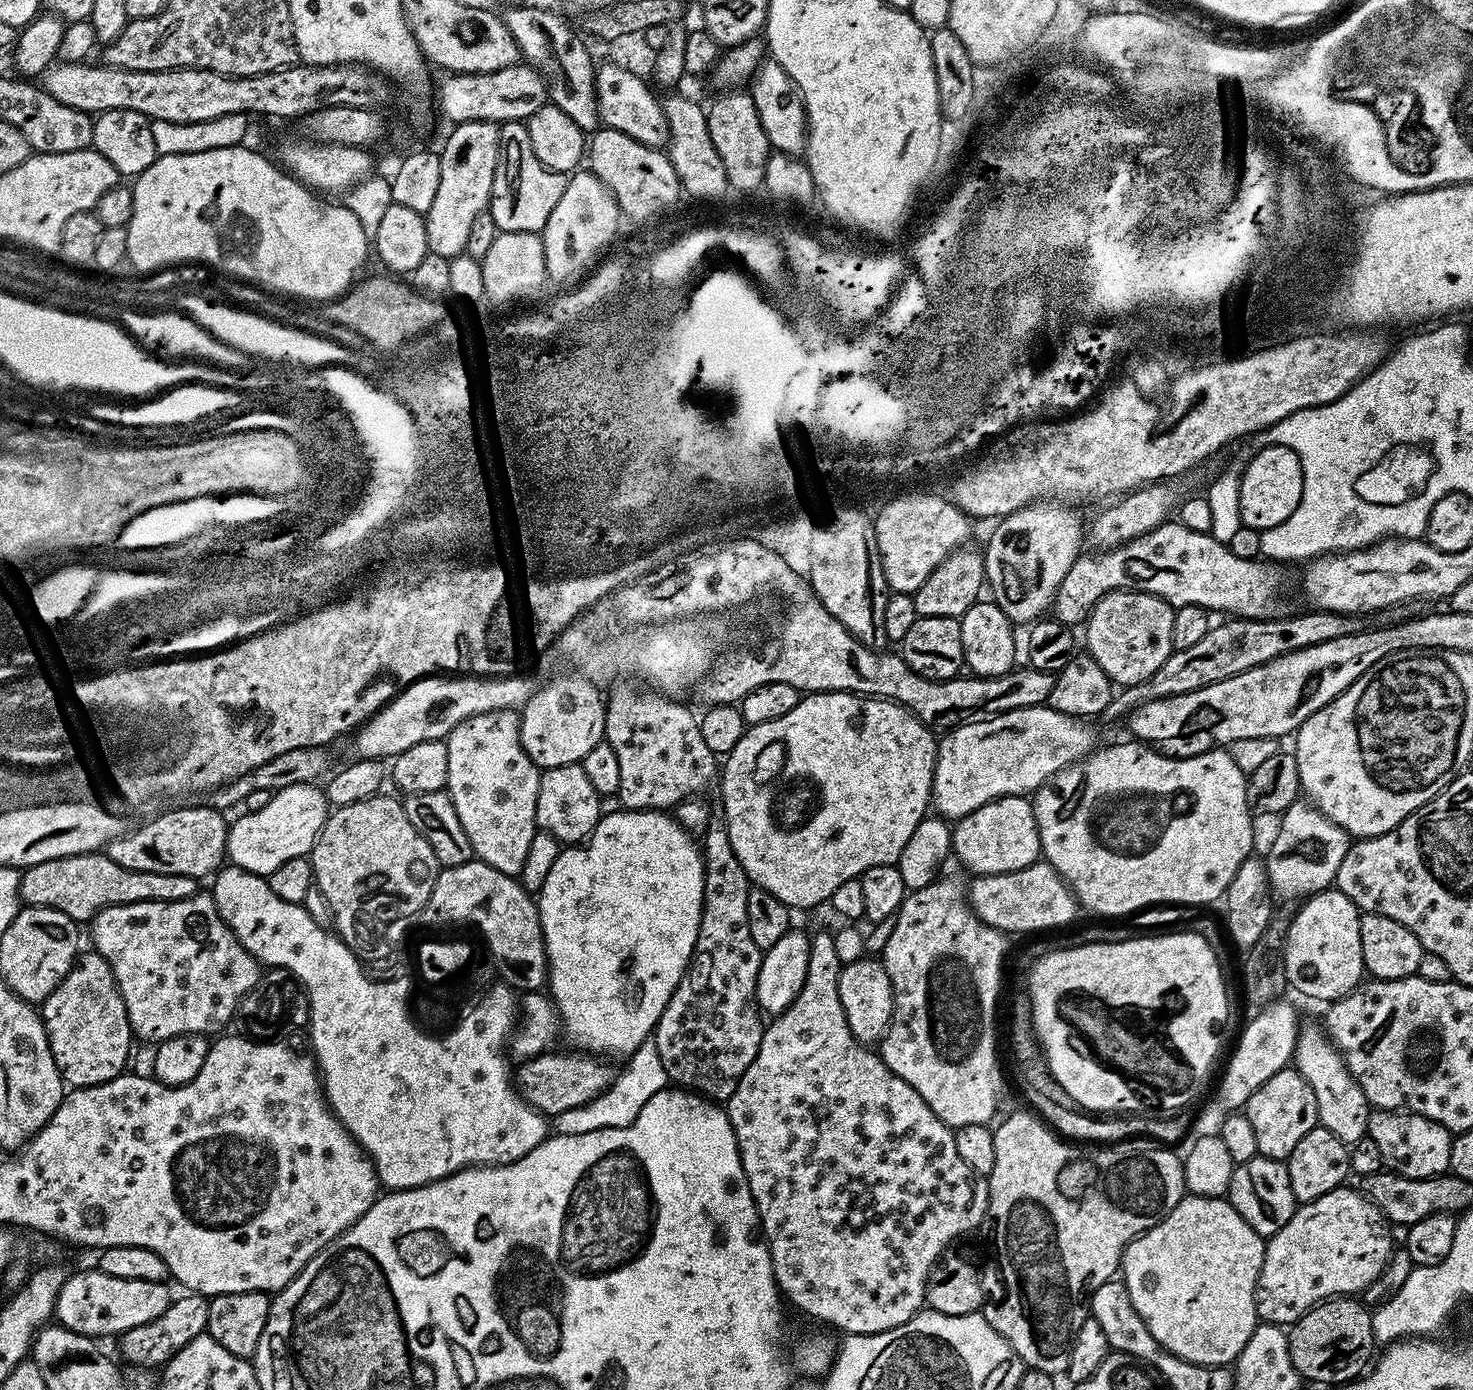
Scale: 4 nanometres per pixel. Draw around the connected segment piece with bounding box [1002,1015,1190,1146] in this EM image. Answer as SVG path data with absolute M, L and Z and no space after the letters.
M1027 1015L1020 1016L1008 1028L1008 1033L1003 1033L1002 1036L1002 1052L1012 1064L1016 1064L1012 1068L1012 1076L1010 1072L1010 1080L1016 1083L1018 1091L1024 1095L1024 1100L1029 1109L1035 1115L1039 1116L1053 1132L1061 1137L1067 1138L1072 1142L1080 1142L1076 1140L1097 1140L1103 1146L1111 1146L1117 1142L1123 1142L1133 1138L1147 1138L1153 1142L1163 1142L1168 1146L1179 1145L1184 1139L1184 1135L1189 1130L1189 1117L1184 1117L1184 1114L1093 1114L1081 1107L1064 1092L1060 1083L1052 1076L1044 1059L1044 1053L1040 1050L1040 1044L1036 1040L1036 1034L1032 1030L1032 1021Z

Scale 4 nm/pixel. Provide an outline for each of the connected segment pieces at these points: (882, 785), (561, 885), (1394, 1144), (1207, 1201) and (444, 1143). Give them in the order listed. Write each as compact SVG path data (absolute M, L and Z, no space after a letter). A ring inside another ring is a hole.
M855 692L804 694L801 695L798 706L782 714L782 718L774 718L774 722L751 725L745 731L742 742L738 742L738 746L734 746L734 750L728 752L722 764L722 775L718 780L718 788L720 784L720 792L724 795L722 819L728 826L730 846L734 846L734 854L738 854L738 862L742 862L742 870L746 870L749 881L755 887L774 894L774 898L788 905L789 909L797 910L796 908L812 908L823 900L824 903L831 901L834 890L838 890L842 882L855 880L874 866L896 866L902 850L910 841L910 836L918 829L929 811L937 747L938 740L933 729L921 722L908 709L892 700L882 700L875 696L857 696Z
M664 810L619 811L609 816L608 813L601 815L598 826L588 835L587 840L565 847L558 854L558 862L554 862L550 875L546 877L546 882L542 882L538 893L545 954L548 956L546 988L552 1003L556 1005L556 1015L560 1017L563 1035L568 1035L573 1049L603 1058L627 1058L655 1033L656 1023L662 1018L662 1010L666 1010L666 1002L670 1002L674 990L688 972L688 964L692 961L694 946L698 942L704 905L704 854L701 845L692 841L693 833L683 828Z
M1376 1110L1369 1118L1366 1136L1378 1145L1378 1151L1384 1159L1384 1168L1389 1172L1397 1172L1406 1178L1430 1178L1448 1172L1453 1133L1430 1118L1403 1110Z
M1188 1194L1178 1202L1178 1206L1174 1206L1174 1210L1165 1220L1155 1224L1149 1232L1143 1232L1124 1251L1122 1279L1126 1290L1130 1294L1130 1302L1134 1302L1134 1310L1138 1310L1142 1322L1146 1322L1150 1334L1154 1334L1154 1338L1167 1352L1173 1352L1178 1358L1189 1360L1195 1364L1228 1366L1240 1355L1258 1323L1256 1315L1256 1283L1262 1270L1265 1243L1265 1237L1257 1234L1238 1214L1238 1210L1234 1210L1234 1206L1228 1203L1227 1199L1218 1196L1194 1196Z
M224 866L215 873L212 882L212 889L210 889L212 901L216 904L218 914L224 920L224 925L235 934L240 945L254 959L259 960L261 965L268 967L269 964L272 968L284 968L280 970L295 976L302 985L310 1008L310 1031L312 1030L312 1048L310 1047L310 1052L316 1061L316 1067L320 1074L324 1099L327 1100L328 1107L331 1108L333 1114L340 1120L341 1126L357 1140L365 1154L371 1158L376 1166L376 1177L380 1179L381 1185L385 1189L401 1192L407 1188L433 1184L442 1178L453 1176L453 1174L464 1168L479 1168L490 1164L509 1164L526 1154L530 1154L539 1144L544 1143L550 1132L549 1121L523 1099L514 1083L513 1069L508 1069L509 1057L506 1055L506 1045L509 1043L510 1029L513 1027L513 1024L509 1021L509 1012L517 1007L518 1000L516 996L508 1000L508 996L504 994L501 996L488 994L488 997L484 1000L484 1012L472 1012L469 1016L468 1013L461 1015L460 1023L452 1031L433 1034L421 1027L410 1011L410 997L413 995L412 987L414 986L411 979L393 983L383 978L373 978L371 975L368 977L364 973L365 965L344 945L344 941L336 935L335 931L314 922L314 918L310 918L310 914L304 909L303 904L282 902L282 898L278 898L278 894L274 894L274 890L270 890L265 877L256 876L253 872L247 872L235 866Z

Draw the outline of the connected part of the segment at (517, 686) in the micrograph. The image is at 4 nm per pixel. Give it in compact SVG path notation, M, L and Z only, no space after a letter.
M433 674L423 680L413 680L411 684L401 687L383 708L356 728L355 755L361 760L384 762L410 750L410 746L418 746L418 742L444 740L471 716L502 709L523 709L540 689L539 683L536 684L534 679L524 675L478 677L464 674L459 678L449 678L444 674Z

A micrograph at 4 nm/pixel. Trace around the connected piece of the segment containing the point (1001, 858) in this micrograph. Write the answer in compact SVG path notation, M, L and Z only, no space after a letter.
M1003 796L955 821L951 829L951 851L976 876L1022 870L1041 859L1040 835L1032 800L1023 796Z

